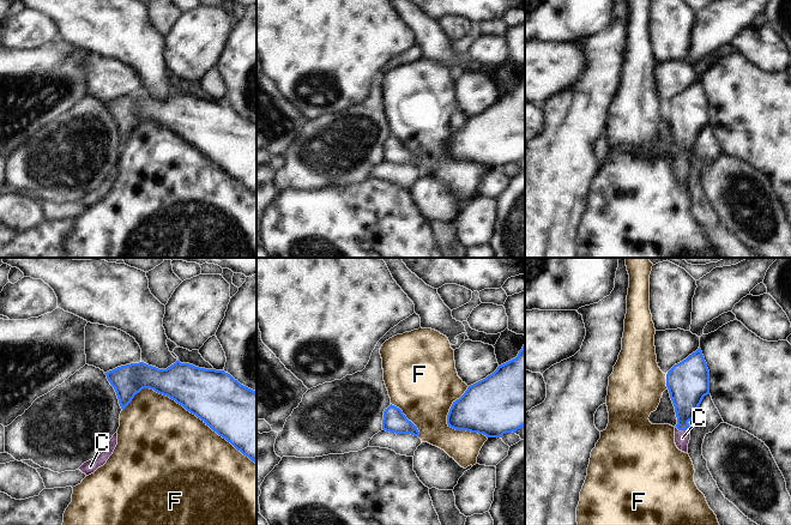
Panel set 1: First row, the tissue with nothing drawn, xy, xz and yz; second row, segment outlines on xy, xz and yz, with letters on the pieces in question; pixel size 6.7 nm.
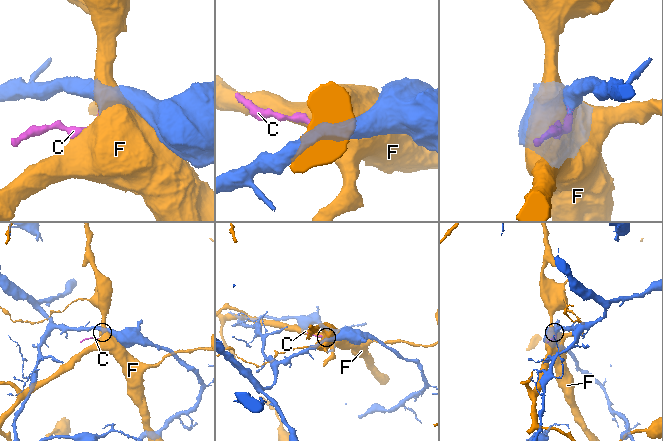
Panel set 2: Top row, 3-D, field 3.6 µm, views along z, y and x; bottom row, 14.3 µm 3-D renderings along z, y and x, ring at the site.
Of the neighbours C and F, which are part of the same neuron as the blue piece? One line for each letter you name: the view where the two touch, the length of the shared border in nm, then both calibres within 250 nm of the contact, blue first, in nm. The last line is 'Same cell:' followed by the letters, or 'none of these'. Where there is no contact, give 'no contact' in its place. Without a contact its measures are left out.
C: contact in yz; length 100 nm; calibres 220 and 100 nm
Same cell: C

